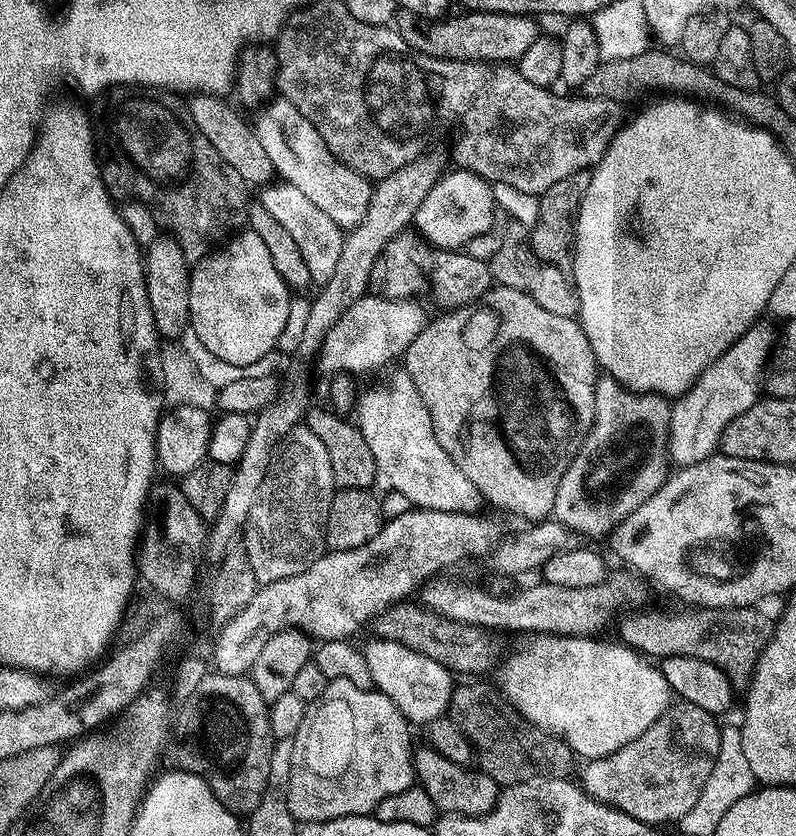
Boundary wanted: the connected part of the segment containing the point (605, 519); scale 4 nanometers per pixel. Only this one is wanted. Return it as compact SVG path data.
M607 374L601 375L596 381L594 406L596 407L596 417L592 423L592 428L588 431L587 438L582 442L578 454L572 459L572 464L566 470L566 474L562 474L562 482L558 486L558 494L554 498L554 506L552 507L556 520L572 531L583 533L588 538L590 536L607 537L627 516L634 514L634 510L638 510L638 506L642 506L642 502L649 500L670 475L668 448L662 448L662 458L660 458L660 452L656 452L654 458L650 460L650 464L646 464L644 472L640 472L640 476L634 478L634 482L630 482L630 486L576 486L574 480L580 480L580 472L584 470L584 466L588 466L590 454L594 452L592 448L594 446L600 448L600 444L604 444L602 440L606 436L602 436L602 430L606 430L606 428L630 428L628 424L634 418L638 418L638 414L644 414L644 412L656 412L656 420L660 420L658 422L660 432L670 430L672 404L667 399L658 402L658 395L655 392L637 392L625 388L613 376Z

